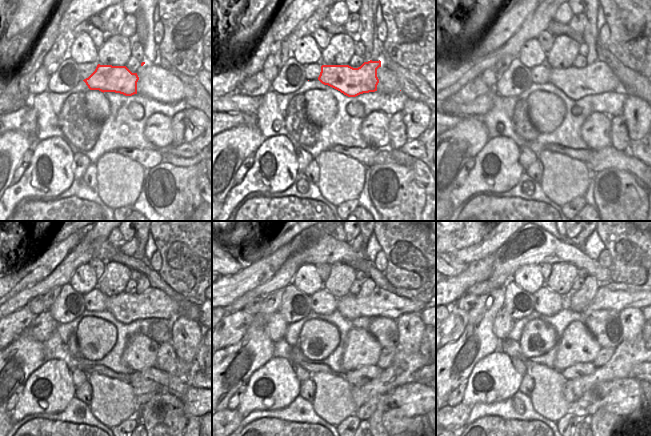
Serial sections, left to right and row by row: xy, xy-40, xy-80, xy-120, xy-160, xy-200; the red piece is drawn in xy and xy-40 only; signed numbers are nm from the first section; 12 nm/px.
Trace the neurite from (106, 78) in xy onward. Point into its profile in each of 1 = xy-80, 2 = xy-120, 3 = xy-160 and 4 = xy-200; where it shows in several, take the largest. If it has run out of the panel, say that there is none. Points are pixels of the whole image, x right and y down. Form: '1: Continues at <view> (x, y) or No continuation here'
1: Continues at xy-80 (598, 77)
2: Continues at xy-120 (153, 303)
3: Continues at xy-160 (380, 303)
4: Continues at xy-200 (604, 299)

